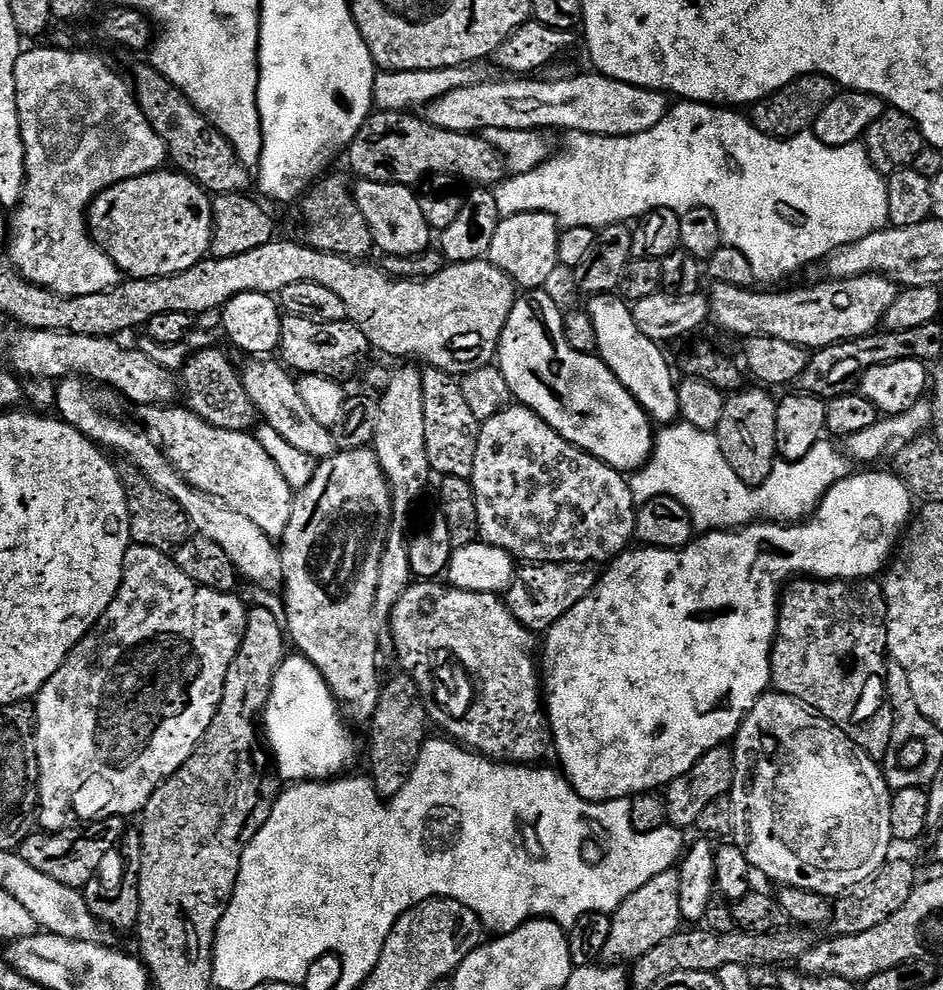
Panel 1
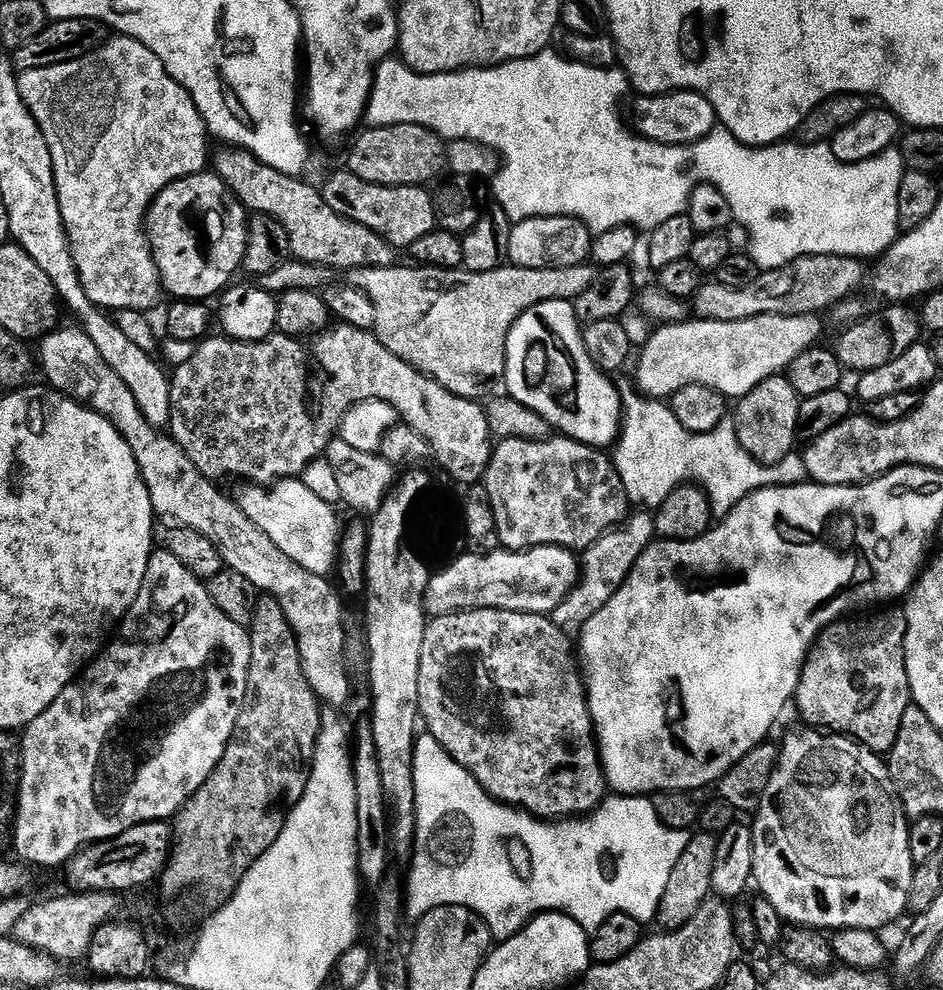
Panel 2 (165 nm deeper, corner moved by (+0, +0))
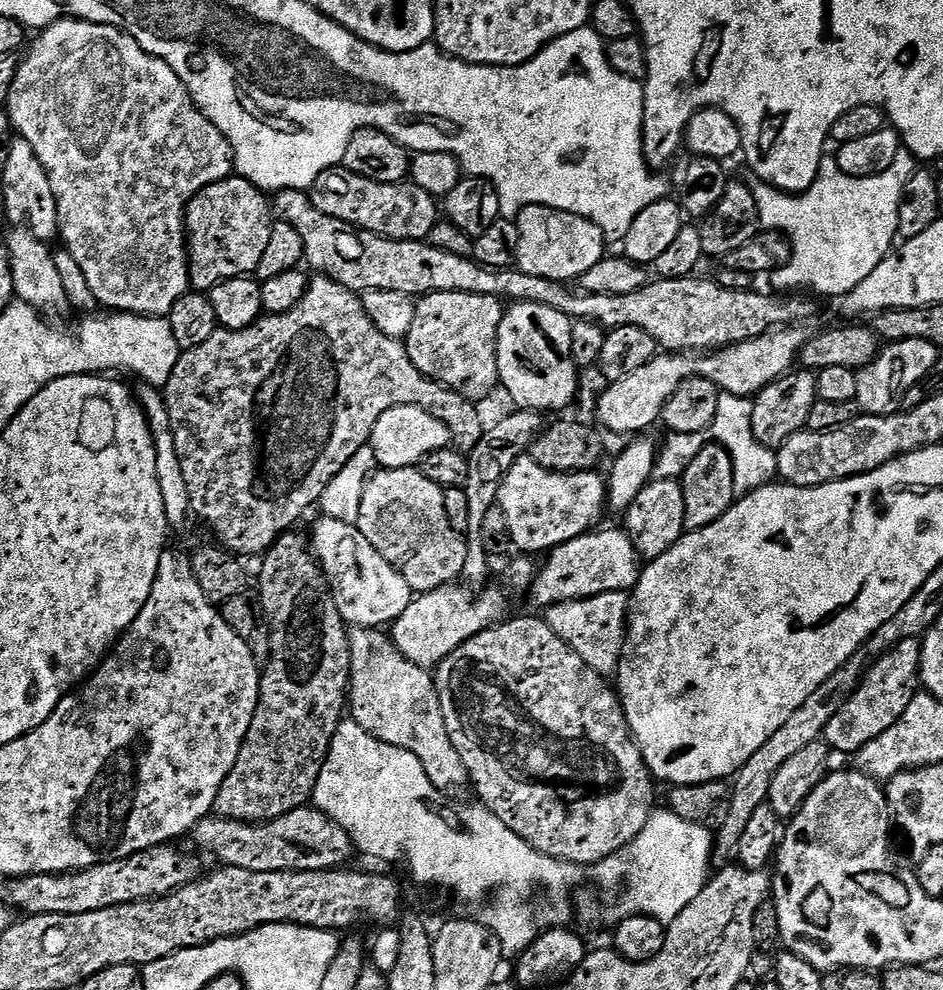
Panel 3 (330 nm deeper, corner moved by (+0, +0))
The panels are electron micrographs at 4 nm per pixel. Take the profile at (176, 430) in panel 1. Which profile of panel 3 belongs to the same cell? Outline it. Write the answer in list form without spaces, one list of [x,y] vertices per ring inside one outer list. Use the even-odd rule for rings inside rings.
[[[325,516],[319,517],[319,519],[312,528],[310,550],[321,570],[325,585],[328,584],[329,597],[339,610],[340,617],[351,627],[373,630],[379,629],[378,626],[384,624],[386,626],[395,623],[414,599],[414,593],[408,582],[377,551],[366,549],[362,545],[359,533],[353,525]]]

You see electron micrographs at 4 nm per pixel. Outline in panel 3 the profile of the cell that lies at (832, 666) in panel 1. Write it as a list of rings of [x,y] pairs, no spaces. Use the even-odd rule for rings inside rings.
[[[903,640],[888,653],[871,661],[865,671],[863,680],[854,690],[854,694],[841,706],[834,718],[824,730],[822,737],[833,753],[859,752],[866,742],[874,742],[878,734],[890,730],[898,718],[902,718],[902,710],[910,706],[910,702],[918,694],[918,644],[916,640]]]

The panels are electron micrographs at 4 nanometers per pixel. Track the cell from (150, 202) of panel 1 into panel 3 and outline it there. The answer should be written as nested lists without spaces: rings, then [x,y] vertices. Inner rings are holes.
[[[239,174],[206,186],[188,204],[186,249],[188,278],[195,291],[208,294],[225,280],[255,273],[270,238],[270,200]]]

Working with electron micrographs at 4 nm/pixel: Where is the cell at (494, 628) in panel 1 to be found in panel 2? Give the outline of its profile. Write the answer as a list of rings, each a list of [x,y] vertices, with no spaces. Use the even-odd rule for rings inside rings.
[[[470,608],[470,609],[468,609],[468,611],[467,611],[467,612],[447,612],[447,613],[446,613],[446,615],[444,615],[444,616],[437,616],[437,617],[435,617],[435,618],[432,618],[432,619],[429,619],[429,620],[428,620],[428,621],[427,621],[427,624],[426,624],[426,627],[425,627],[425,629],[424,629],[424,645],[422,645],[422,646],[421,646],[421,648],[420,648],[420,669],[419,669],[419,670],[418,670],[418,678],[417,678],[417,679],[416,679],[416,699],[415,699],[415,703],[416,703],[416,704],[417,704],[417,705],[418,705],[418,716],[419,716],[419,719],[420,719],[420,716],[421,716],[421,718],[422,718],[422,719],[424,719],[424,720],[425,720],[425,722],[426,722],[426,723],[428,723],[428,728],[429,728],[429,730],[430,730],[430,731],[432,731],[432,732],[429,732],[429,733],[430,733],[430,736],[431,736],[431,739],[433,739],[433,740],[435,740],[435,741],[436,741],[436,743],[437,743],[437,744],[438,744],[438,743],[440,743],[440,741],[442,741],[442,740],[444,740],[444,744],[448,744],[448,747],[447,747],[447,748],[450,748],[450,749],[452,749],[452,752],[455,752],[455,754],[456,754],[456,756],[458,756],[458,757],[460,757],[460,758],[461,758],[461,760],[464,760],[464,761],[465,761],[465,763],[464,763],[464,765],[463,765],[463,767],[465,767],[465,766],[466,766],[466,765],[467,765],[467,764],[470,764],[470,765],[471,765],[471,766],[472,766],[472,767],[476,767],[476,769],[477,769],[477,772],[480,772],[480,779],[478,779],[478,781],[477,781],[477,783],[480,783],[480,782],[481,782],[481,780],[484,780],[484,782],[483,782],[483,784],[482,784],[482,785],[480,785],[480,787],[483,787],[483,786],[485,786],[485,785],[488,785],[488,788],[490,788],[490,789],[491,789],[491,790],[492,790],[492,799],[493,799],[493,800],[498,800],[498,801],[500,801],[500,803],[502,803],[502,804],[507,804],[507,805],[509,805],[509,806],[515,806],[515,807],[516,807],[516,808],[517,808],[517,809],[520,809],[520,810],[523,810],[523,811],[525,811],[525,812],[527,812],[527,813],[528,813],[528,815],[530,815],[530,816],[534,816],[534,817],[537,817],[537,818],[539,818],[539,819],[541,819],[541,820],[547,820],[547,821],[553,821],[553,822],[555,822],[555,821],[557,821],[557,820],[559,820],[559,819],[561,819],[561,818],[575,818],[575,817],[583,817],[583,816],[584,816],[584,815],[585,815],[585,814],[588,814],[588,813],[590,813],[590,812],[592,812],[592,810],[593,810],[593,809],[595,809],[595,808],[597,808],[597,807],[599,807],[599,805],[600,805],[600,804],[601,804],[601,801],[602,801],[602,800],[604,800],[604,798],[605,798],[605,796],[606,796],[606,781],[605,781],[605,779],[604,779],[604,768],[603,768],[603,766],[602,766],[602,765],[600,765],[600,749],[599,749],[599,747],[598,747],[598,745],[597,745],[597,743],[596,743],[596,733],[595,733],[595,731],[594,731],[594,729],[593,729],[593,727],[592,727],[592,715],[591,715],[591,714],[589,714],[589,713],[588,713],[588,702],[587,702],[587,699],[586,699],[586,688],[585,688],[585,685],[584,685],[584,684],[583,684],[583,683],[582,683],[582,676],[581,676],[581,673],[580,673],[580,676],[579,676],[579,674],[578,674],[578,673],[576,673],[576,660],[575,660],[575,658],[574,658],[574,657],[572,657],[572,656],[568,656],[568,640],[567,640],[567,638],[566,638],[566,637],[564,637],[564,636],[567,636],[567,635],[566,635],[566,632],[565,632],[565,629],[563,629],[563,628],[560,628],[560,627],[559,627],[559,626],[557,626],[557,624],[553,624],[553,623],[552,623],[552,621],[551,621],[551,619],[549,619],[549,617],[548,617],[548,616],[547,616],[547,615],[542,615],[542,616],[530,616],[530,615],[528,615],[528,614],[522,614],[522,613],[521,613],[521,612],[500,612],[500,611],[499,611],[499,610],[497,610],[497,608]]]

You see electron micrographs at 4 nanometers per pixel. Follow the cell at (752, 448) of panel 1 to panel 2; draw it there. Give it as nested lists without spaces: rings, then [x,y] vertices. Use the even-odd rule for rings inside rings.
[[[777,374],[766,378],[758,386],[754,386],[754,390],[750,390],[750,394],[739,397],[735,401],[736,404],[736,440],[738,448],[745,451],[758,463],[762,465],[775,465],[782,462],[787,455],[794,452],[795,444],[798,444],[798,429],[796,427],[796,419],[798,418],[798,410],[800,409],[801,397],[797,396],[794,386],[788,380],[787,375]]]

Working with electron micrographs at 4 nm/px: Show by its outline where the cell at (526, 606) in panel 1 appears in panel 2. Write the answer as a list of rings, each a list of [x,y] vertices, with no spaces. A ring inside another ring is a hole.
[[[636,510],[623,522],[599,536],[590,547],[583,549],[578,560],[578,579],[566,594],[564,601],[550,613],[552,623],[565,630],[583,629],[584,624],[590,622],[590,618],[594,618],[594,614],[598,614],[598,610],[602,610],[602,606],[610,602],[610,598],[614,598],[614,594],[632,573],[632,567],[648,549],[648,545],[653,543],[655,536],[656,522],[653,513],[648,510]]]

